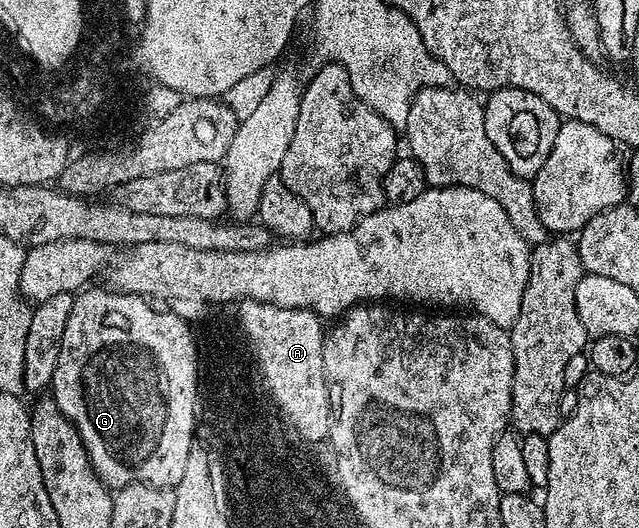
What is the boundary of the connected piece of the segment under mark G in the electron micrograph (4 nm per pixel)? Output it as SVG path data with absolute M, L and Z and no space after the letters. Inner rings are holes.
M105 288L106 290L90 289L83 289L75 297L72 312L68 312L68 324L64 328L64 340L60 340L60 356L56 360L56 372L49 385L54 403L58 405L65 418L78 429L78 435L82 438L90 462L94 466L99 480L106 486L121 488L129 482L143 482L145 486L173 488L178 485L180 476L184 476L188 456L196 449L194 425L198 422L200 399L194 394L194 344L188 332L191 323L183 319L178 312L161 314L160 311L153 310L149 306L151 303L141 294L115 292L110 288Z

